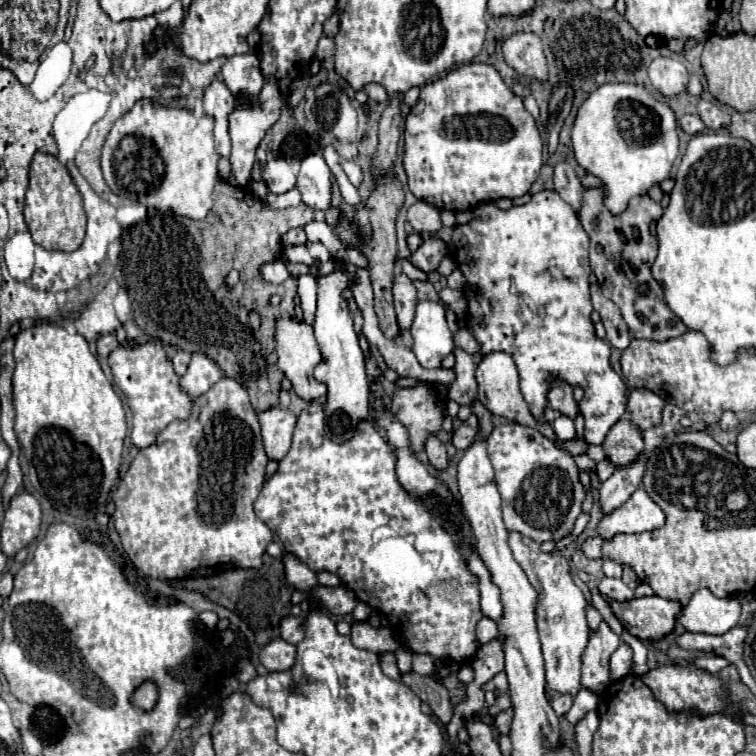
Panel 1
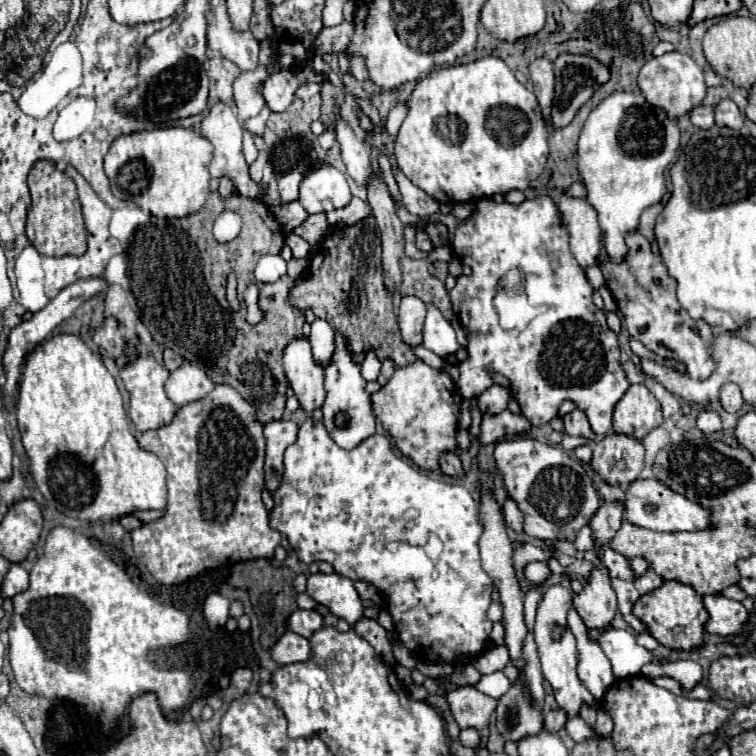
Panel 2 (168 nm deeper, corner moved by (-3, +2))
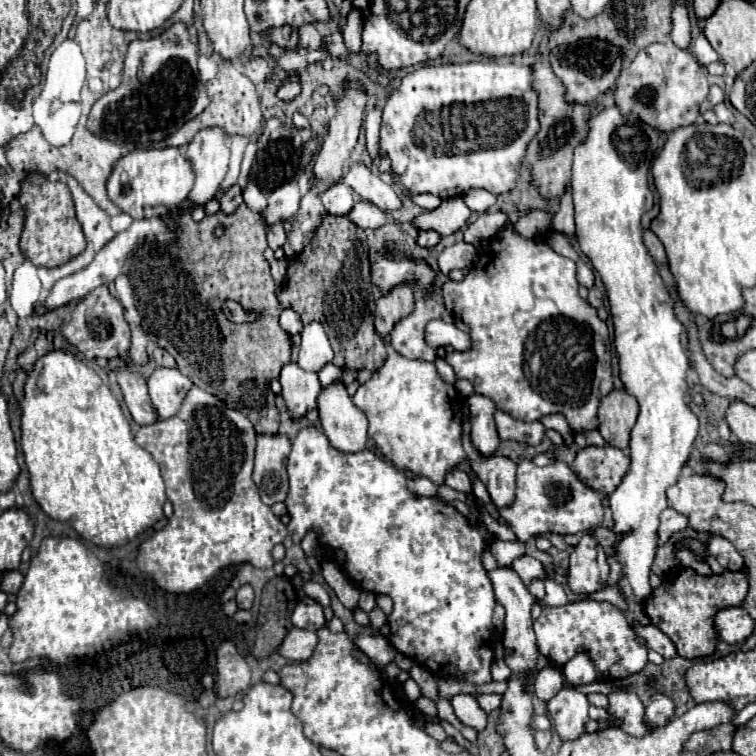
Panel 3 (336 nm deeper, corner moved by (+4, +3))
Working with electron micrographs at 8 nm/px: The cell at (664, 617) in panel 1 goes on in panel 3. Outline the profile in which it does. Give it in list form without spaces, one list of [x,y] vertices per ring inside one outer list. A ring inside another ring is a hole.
[[[678,568],[674,578],[662,580],[662,584],[644,602],[644,612],[650,622],[660,628],[678,650],[682,658],[700,658],[714,652],[716,632],[712,626],[718,608],[740,606],[748,594],[748,578],[744,572],[724,572],[722,576],[702,578],[692,568]]]

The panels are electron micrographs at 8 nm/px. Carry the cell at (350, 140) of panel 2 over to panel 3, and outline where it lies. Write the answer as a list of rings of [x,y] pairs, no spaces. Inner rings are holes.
[[[362,162],[348,166],[348,170],[342,176],[342,182],[346,182],[356,194],[360,194],[364,200],[372,202],[374,206],[378,206],[382,210],[396,210],[402,204],[396,190],[392,186],[384,184],[378,178],[378,174],[374,174]]]

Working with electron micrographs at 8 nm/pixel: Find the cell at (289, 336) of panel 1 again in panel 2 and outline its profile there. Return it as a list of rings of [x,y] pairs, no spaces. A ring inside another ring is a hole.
[[[299,337],[287,345],[283,355],[283,369],[295,397],[303,411],[311,413],[323,405],[323,367],[317,365],[311,357],[311,345],[307,339]]]

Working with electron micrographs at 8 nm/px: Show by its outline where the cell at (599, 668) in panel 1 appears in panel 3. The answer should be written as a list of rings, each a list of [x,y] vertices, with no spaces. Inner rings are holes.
[[[588,530],[570,556],[568,586],[578,596],[590,596],[606,586],[608,572],[606,550],[592,536],[592,530]]]

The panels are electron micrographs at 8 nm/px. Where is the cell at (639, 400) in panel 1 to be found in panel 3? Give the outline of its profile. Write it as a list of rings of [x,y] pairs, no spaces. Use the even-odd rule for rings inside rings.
[[[624,388],[612,390],[608,396],[600,400],[598,430],[610,446],[624,450],[628,448],[628,436],[632,426],[636,424],[636,416],[638,416],[636,398],[624,392]]]

